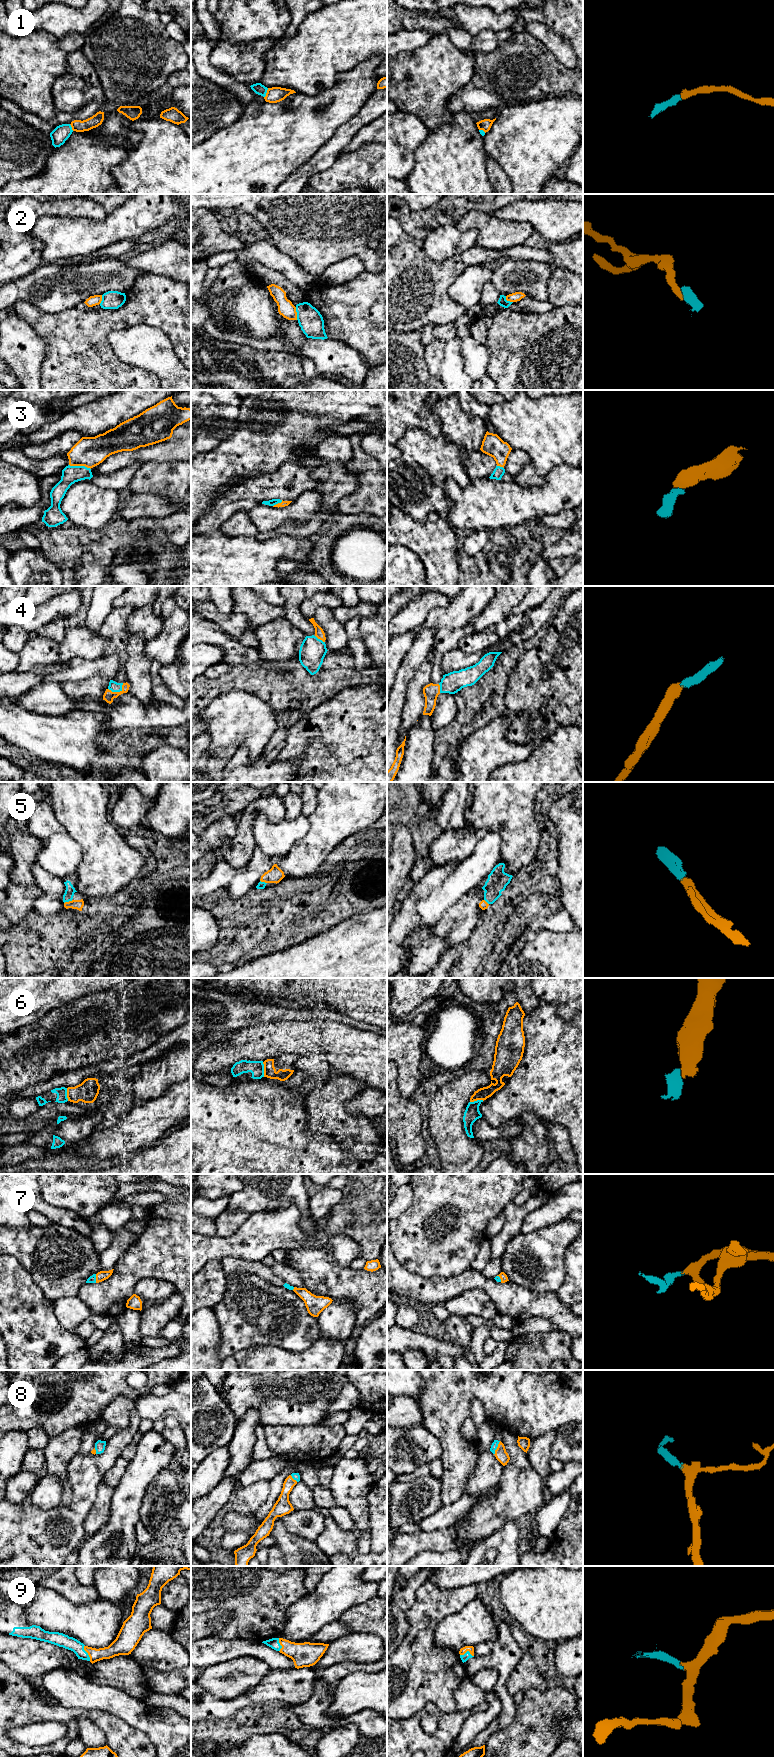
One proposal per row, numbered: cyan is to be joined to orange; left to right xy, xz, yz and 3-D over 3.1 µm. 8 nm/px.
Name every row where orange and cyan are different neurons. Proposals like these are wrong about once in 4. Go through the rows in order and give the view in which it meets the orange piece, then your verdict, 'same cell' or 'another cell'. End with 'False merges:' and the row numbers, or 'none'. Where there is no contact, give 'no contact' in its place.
1: contact in xz; same cell
2: contact in xz; another cell
3: contact in xy; same cell
4: contact in xy; same cell
5: contact in xy; same cell
6: contact in xz; another cell
7: contact in xy; same cell
8: contact in yz; same cell
9: contact in xy; same cell
False merges: 2, 6

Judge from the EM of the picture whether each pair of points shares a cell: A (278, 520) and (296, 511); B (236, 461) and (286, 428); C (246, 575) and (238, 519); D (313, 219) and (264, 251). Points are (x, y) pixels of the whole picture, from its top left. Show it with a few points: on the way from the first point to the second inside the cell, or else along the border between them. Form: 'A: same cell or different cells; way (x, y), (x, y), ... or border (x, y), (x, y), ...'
A: same cell; way (282, 516), (292, 513)
B: same cell; way (248, 452), (256, 448), (270, 434), (274, 433)
C: different cells; border (220, 528), (226, 535), (258, 534)
D: different cells; border (267, 239), (292, 259)

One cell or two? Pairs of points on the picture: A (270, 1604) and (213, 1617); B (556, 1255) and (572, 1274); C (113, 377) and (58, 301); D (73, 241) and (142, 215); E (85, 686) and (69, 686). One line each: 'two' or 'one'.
A: two
B: two
C: two
D: one
E: one

